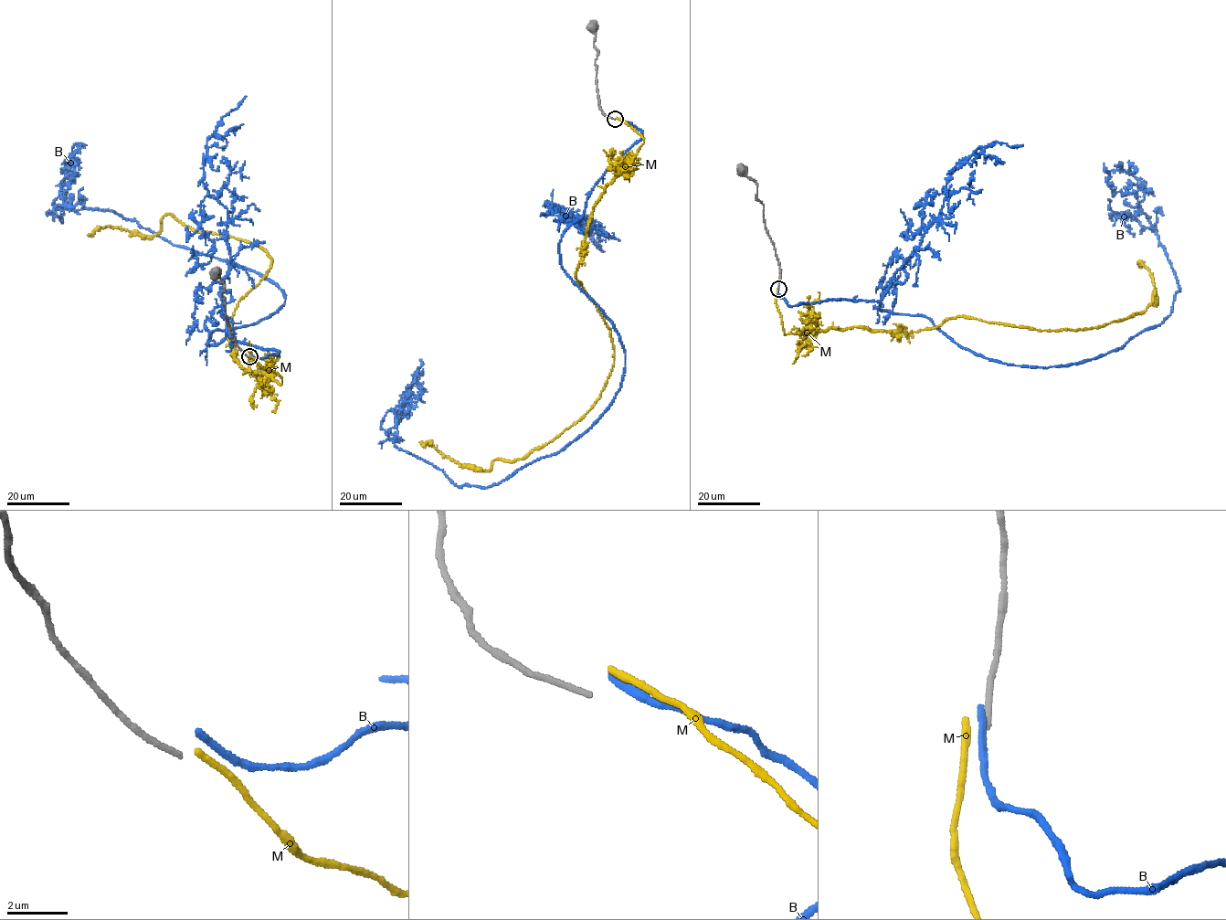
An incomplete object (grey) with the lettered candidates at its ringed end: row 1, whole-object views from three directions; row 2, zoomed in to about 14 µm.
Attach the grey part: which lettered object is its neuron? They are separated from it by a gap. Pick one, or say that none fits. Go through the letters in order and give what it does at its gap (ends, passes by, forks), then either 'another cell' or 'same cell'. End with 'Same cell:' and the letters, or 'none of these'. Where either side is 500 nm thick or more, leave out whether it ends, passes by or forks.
B: it ends | another cell
M: it ends | another cell
Same cell: none of these

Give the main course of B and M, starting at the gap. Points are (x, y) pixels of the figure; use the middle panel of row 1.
B: (617, 119), (642, 138), (559, 243), (625, 353), (610, 405), (560, 451), (457, 486), (386, 432), (420, 359)
M: (617, 118), (643, 142), (594, 206), (576, 272), (613, 348), (598, 398), (552, 439), (486, 470), (418, 441)

